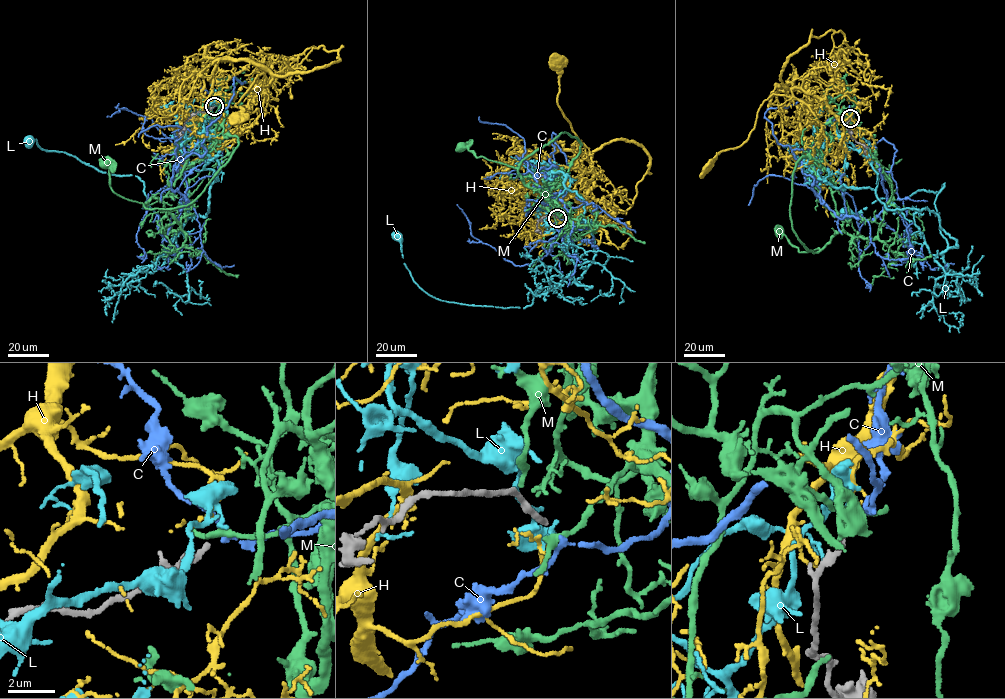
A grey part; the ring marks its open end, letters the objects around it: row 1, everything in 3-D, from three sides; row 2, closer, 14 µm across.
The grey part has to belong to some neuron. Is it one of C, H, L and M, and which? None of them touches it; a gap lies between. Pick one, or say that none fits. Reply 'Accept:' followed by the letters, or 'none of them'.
Accept: C

